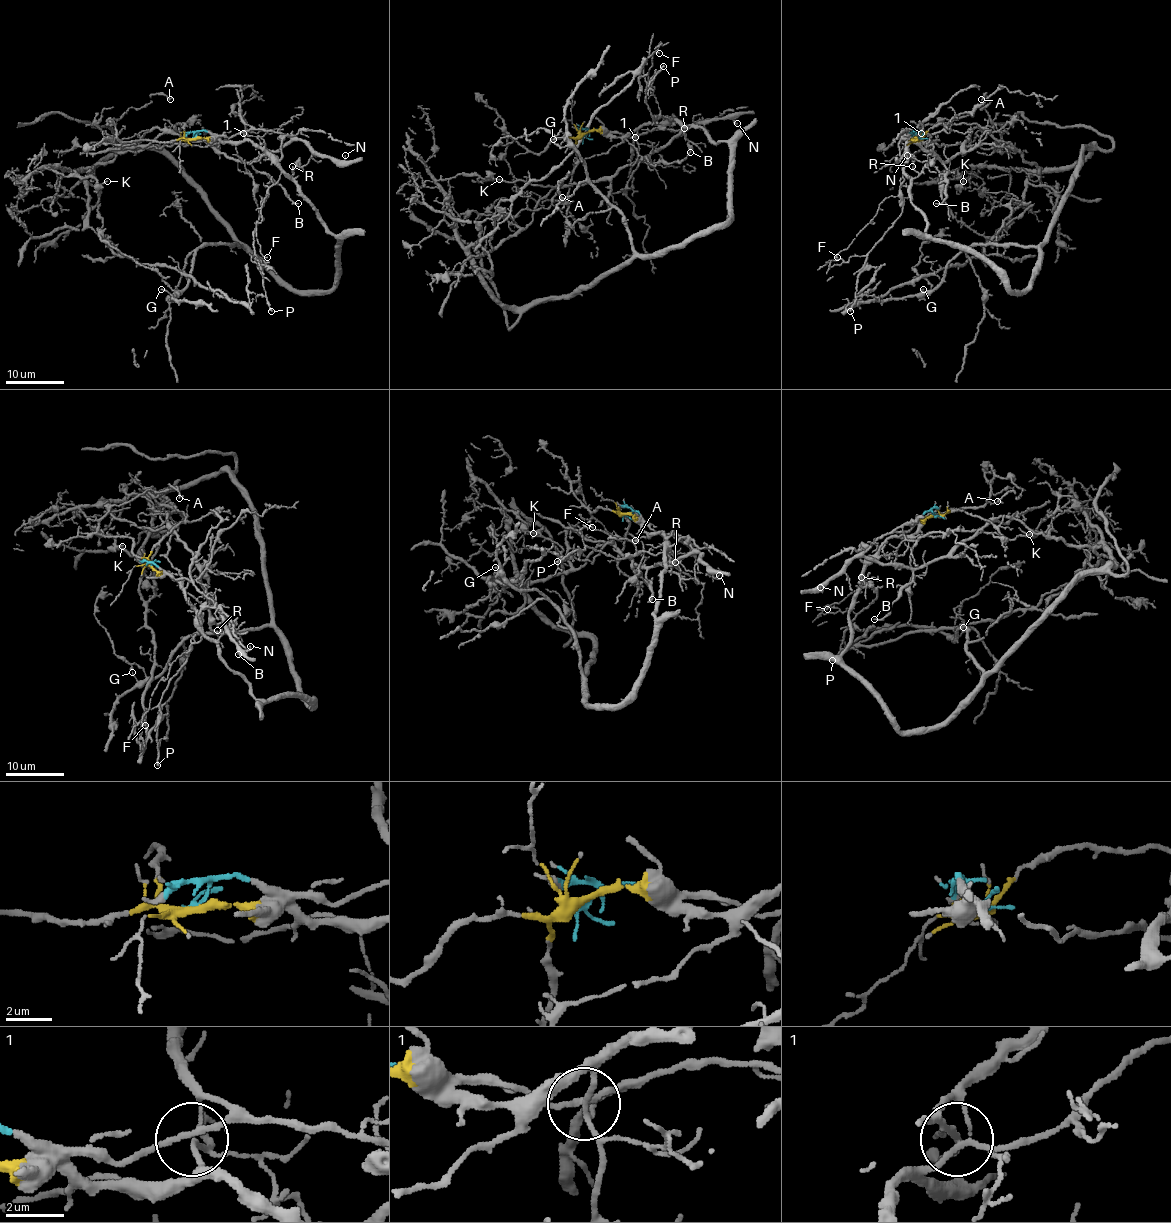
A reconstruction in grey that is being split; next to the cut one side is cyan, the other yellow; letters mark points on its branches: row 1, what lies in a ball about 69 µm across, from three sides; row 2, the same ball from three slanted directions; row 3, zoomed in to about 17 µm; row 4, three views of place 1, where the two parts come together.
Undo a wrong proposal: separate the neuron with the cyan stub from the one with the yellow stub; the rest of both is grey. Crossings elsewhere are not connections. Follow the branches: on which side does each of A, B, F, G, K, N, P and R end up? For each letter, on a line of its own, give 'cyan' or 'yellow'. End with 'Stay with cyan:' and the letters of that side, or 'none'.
A: yellow
B: cyan
F: yellow
G: yellow
K: yellow
N: cyan
P: yellow
R: yellow
Stay with cyan: B, N

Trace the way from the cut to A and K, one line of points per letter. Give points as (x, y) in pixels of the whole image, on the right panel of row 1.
A: (918, 139), (937, 140), (922, 141), (918, 133), (925, 125), (957, 120), (990, 102), (984, 93), (981, 99)
K: (918, 139), (905, 175), (925, 234), (1010, 291), (1092, 146), (963, 181)

